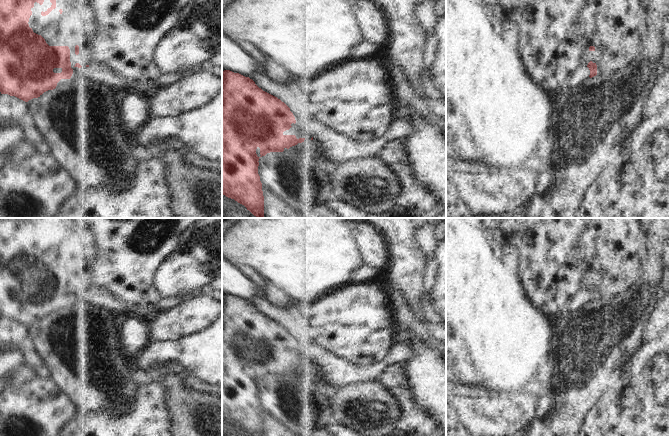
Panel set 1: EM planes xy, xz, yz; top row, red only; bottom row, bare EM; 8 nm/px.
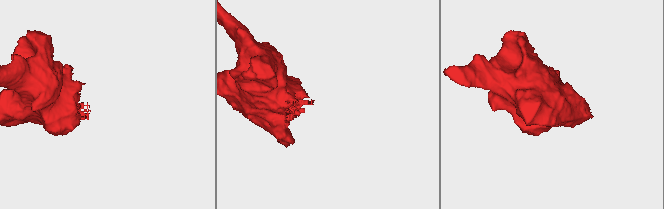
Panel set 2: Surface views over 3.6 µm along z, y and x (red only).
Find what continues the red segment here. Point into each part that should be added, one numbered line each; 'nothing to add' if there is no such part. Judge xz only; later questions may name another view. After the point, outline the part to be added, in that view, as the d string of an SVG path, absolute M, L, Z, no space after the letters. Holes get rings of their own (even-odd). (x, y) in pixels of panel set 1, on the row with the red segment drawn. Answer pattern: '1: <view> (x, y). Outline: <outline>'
nothing to add.

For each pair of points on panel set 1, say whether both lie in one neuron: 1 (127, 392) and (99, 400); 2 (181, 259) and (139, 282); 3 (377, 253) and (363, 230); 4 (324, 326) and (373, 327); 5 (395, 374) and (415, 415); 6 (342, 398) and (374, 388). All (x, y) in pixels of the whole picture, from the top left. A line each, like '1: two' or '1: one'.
1: one
2: two
3: one
4: one
5: one
6: one

